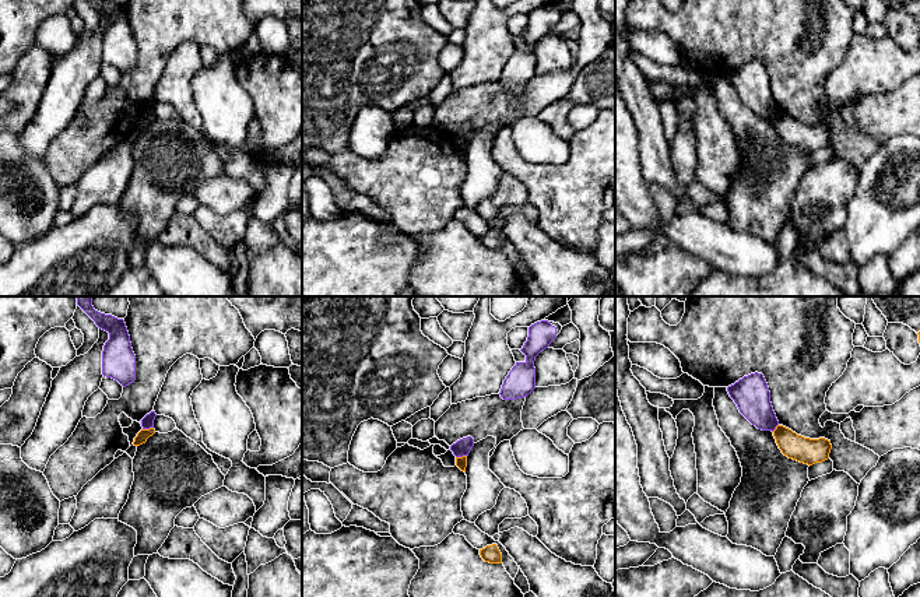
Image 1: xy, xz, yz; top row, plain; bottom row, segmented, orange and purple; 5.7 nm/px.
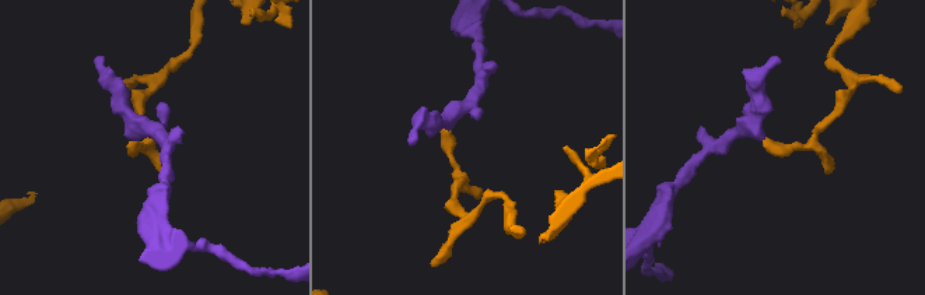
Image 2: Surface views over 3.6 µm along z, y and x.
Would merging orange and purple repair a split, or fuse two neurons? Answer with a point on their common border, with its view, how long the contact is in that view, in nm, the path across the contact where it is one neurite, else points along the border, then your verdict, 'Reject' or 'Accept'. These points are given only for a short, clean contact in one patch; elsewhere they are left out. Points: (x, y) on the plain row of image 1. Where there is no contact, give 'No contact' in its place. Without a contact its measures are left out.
Touches orange at xy (147, 116). Shared border 70 nm. Boundary: xy (153, 113), (143, 116). Reject

